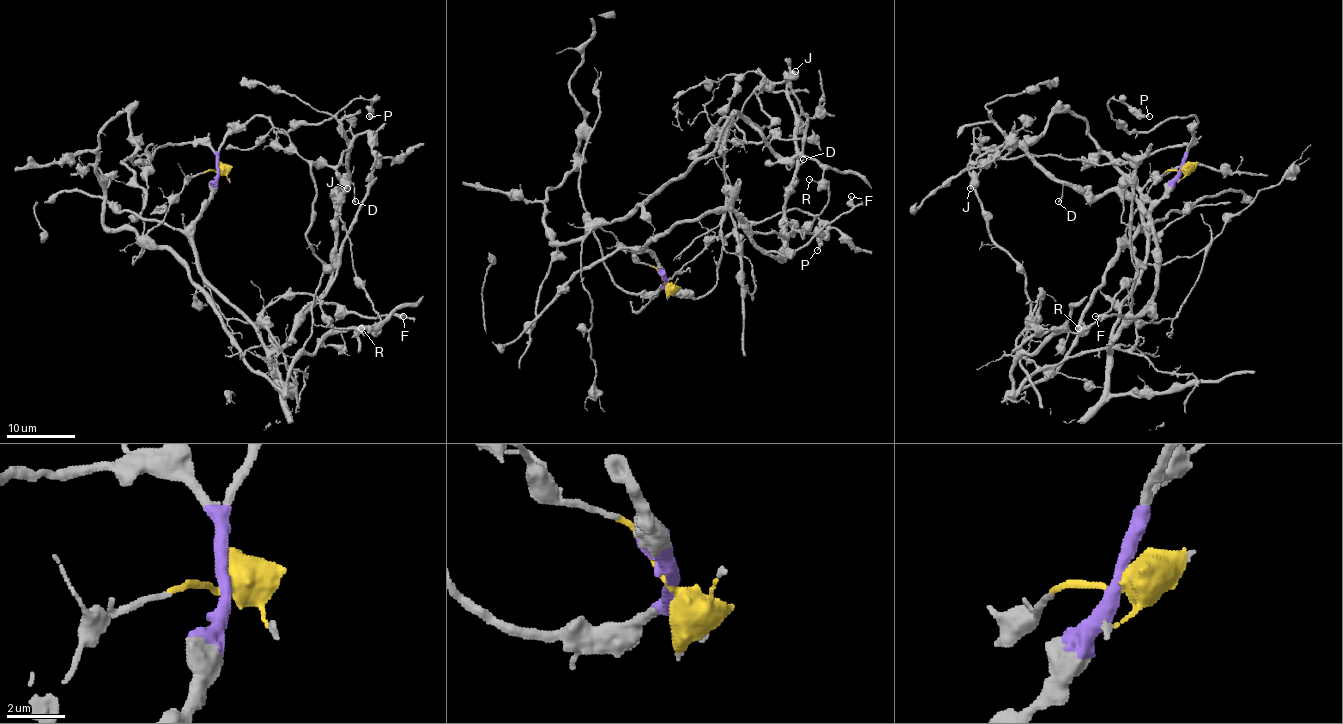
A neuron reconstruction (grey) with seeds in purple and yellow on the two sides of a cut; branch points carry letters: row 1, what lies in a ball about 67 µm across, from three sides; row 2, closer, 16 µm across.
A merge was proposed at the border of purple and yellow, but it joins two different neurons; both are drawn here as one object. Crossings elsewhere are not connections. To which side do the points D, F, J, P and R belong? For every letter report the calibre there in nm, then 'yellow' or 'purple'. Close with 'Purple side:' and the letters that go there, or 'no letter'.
D: 180 nm thick; purple
F: 320 nm thick; purple
J: 650 nm thick; yellow
P: 190 nm thick; purple
R: 110 nm thick; yellow
Purple side: D, F, P

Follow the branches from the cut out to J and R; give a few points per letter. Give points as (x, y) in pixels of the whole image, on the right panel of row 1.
J: (1180, 171), (1131, 219), (1067, 358), (1017, 389), (1029, 296), (986, 222), (967, 166), (980, 164), (969, 188)
R: (1180, 171), (1167, 171), (1131, 219), (1067, 358), (1014, 385), (1022, 355), (1077, 327)

